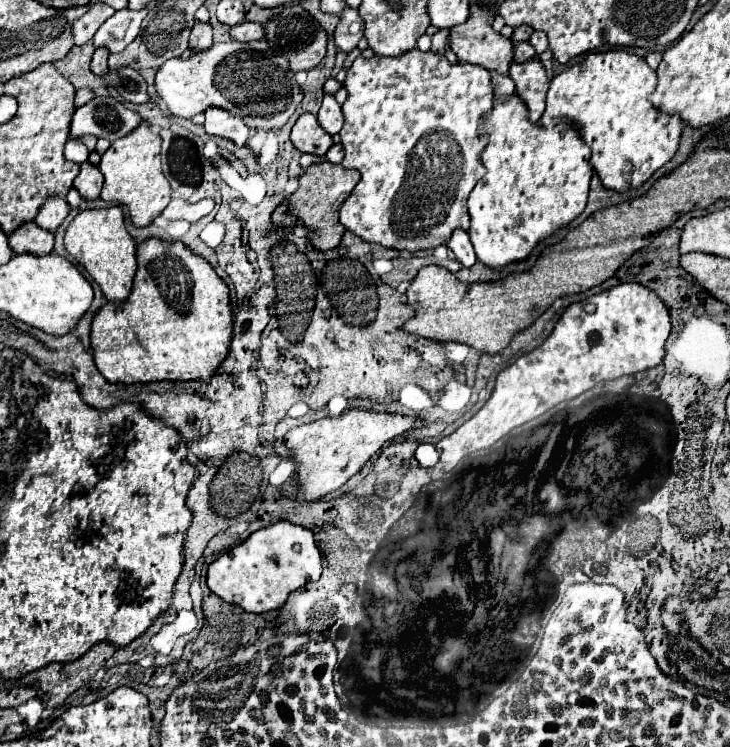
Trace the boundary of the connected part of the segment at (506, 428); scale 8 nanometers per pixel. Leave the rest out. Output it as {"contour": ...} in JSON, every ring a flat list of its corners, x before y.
{"contour":[[635,282,617,284,611,290,591,296,589,302,571,304,559,318,553,334,539,348,517,358,509,368,499,372,495,390,491,398,485,402,485,406,463,426,459,426,453,434,437,442,437,450,441,454,439,462,443,464,443,470,449,472,461,462,461,458,477,450,491,448,513,428,525,424,525,414,547,412,551,408,551,384,601,384,625,374,635,374,635,372,655,368,657,364,661,364,665,356,665,340,669,332,671,332,671,322,669,322,669,312,665,304,659,300,659,296,653,290]]}

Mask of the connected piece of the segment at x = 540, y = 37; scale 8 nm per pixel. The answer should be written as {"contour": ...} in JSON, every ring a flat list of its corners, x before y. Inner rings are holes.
{"contour":[[533,32,531,38,529,38,529,44,537,50,537,54,543,54,543,52,549,48,549,44,547,44,547,34,545,34,545,32]]}

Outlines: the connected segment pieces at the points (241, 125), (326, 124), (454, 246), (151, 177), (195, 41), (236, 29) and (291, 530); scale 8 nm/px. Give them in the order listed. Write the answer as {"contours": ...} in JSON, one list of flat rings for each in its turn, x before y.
{"contours":[[[209,108,205,112,205,132,209,136,221,136,231,142,235,142,239,148,247,144,249,138,249,128,241,118,233,118,227,110,221,108]],[[325,94,317,118,319,118,319,124,321,124,331,136,341,130,341,126,343,126,343,112,341,112,341,106,337,104,337,100,335,100,331,94]],[[455,230,451,240,447,242,447,246,453,250,455,258,465,266,465,268,471,268,475,262,477,262,477,256,475,256,475,250,471,246,471,240,469,240,469,234,465,230]],[[141,122,133,134,119,138,111,148,101,156,99,170,105,176,105,186,101,198,105,202,119,202,131,210,131,220,135,226,149,226,169,204,171,184,161,170,161,136,151,130,147,122]],[[195,22,193,30,191,30,191,36,189,36,189,48,191,48,191,50,197,50,197,52,209,50,209,46,213,44,211,38,213,38,213,34,211,34,211,24]],[[241,22,231,28,231,38,239,40,239,42,261,40,261,38,265,38,265,28,257,22]],[[277,522,253,532,245,542,237,544,233,550,213,560,209,564,207,584,225,602,237,604,243,610,253,612,253,614,263,614,263,612,281,608,293,590,305,586,311,580,319,580,319,576,321,576,321,554,319,554,319,548,315,546,313,532,291,522]]]}

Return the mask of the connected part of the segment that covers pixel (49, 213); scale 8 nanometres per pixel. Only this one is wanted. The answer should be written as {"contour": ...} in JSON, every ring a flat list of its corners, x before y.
{"contour":[[47,198,47,202,41,206,37,218,35,218,35,224,49,230,49,232,55,232,61,222,67,218,69,214,69,204,63,200,63,198]]}

